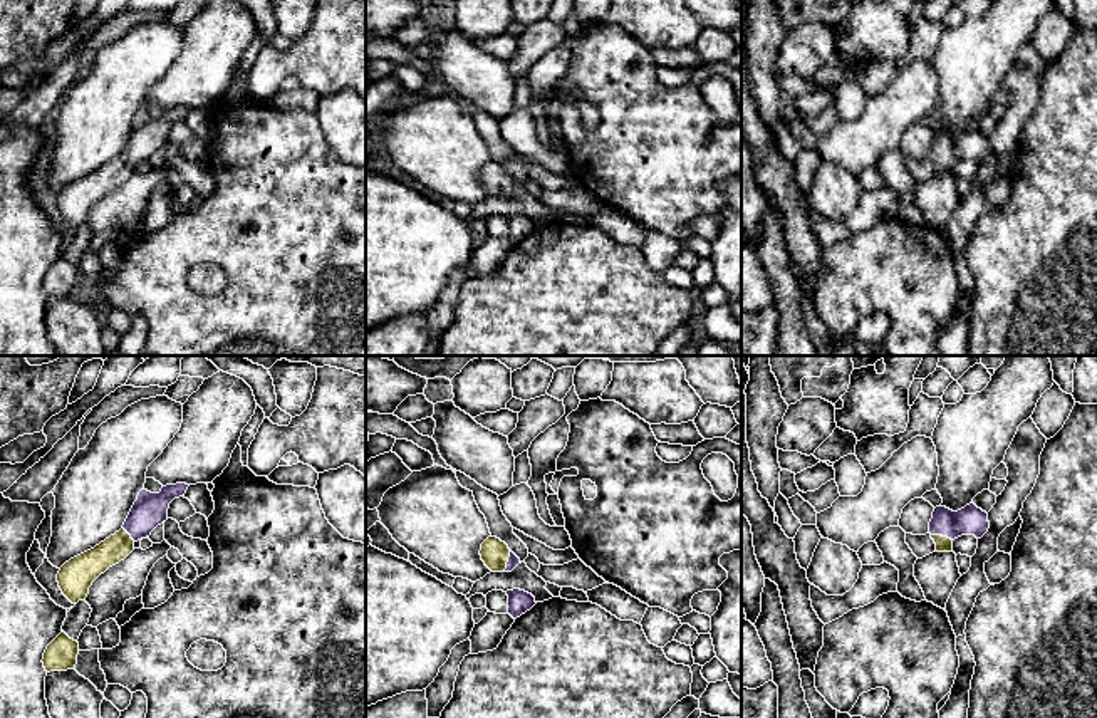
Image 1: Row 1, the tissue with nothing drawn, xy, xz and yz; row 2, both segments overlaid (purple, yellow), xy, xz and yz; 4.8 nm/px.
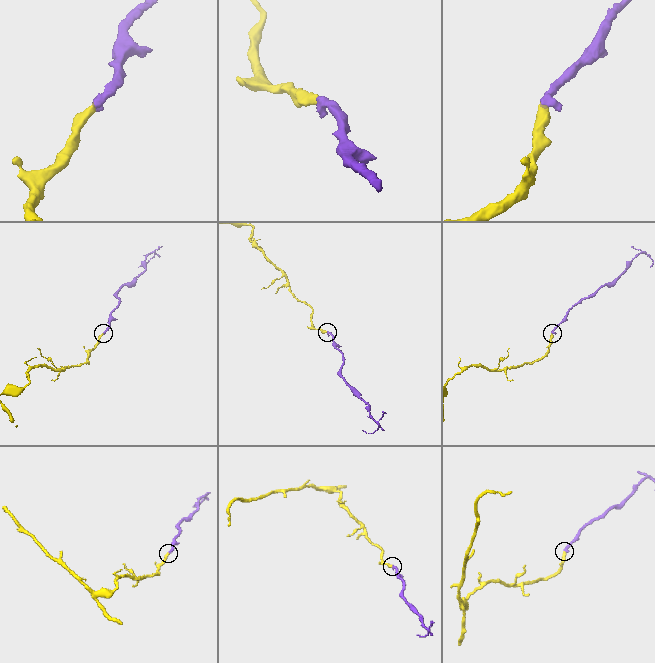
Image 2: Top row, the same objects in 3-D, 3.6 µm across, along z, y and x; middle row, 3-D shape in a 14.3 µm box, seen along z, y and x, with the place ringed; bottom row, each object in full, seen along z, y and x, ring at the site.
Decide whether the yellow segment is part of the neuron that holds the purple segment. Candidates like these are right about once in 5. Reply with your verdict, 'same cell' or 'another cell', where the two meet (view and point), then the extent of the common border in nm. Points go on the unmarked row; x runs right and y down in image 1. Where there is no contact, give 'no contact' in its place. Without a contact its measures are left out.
same cell; contact yz (941, 158); length 110 nm

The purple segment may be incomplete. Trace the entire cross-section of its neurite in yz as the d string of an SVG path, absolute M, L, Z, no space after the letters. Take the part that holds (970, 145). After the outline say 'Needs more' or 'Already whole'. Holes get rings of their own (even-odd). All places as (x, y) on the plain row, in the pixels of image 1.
M975 127L953 136L936 131L929 146L929 158L936 168L936 176L953 176L953 164L961 159L981 163L990 153L988 138Z. Needs more

